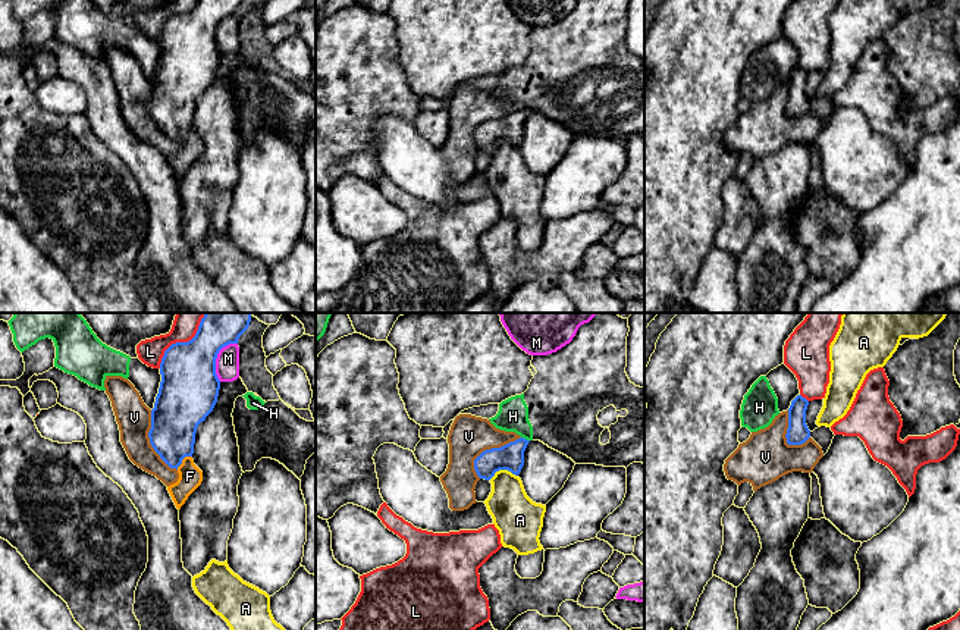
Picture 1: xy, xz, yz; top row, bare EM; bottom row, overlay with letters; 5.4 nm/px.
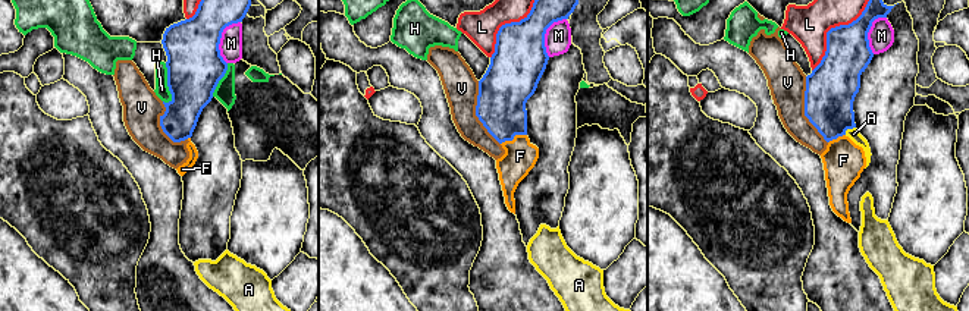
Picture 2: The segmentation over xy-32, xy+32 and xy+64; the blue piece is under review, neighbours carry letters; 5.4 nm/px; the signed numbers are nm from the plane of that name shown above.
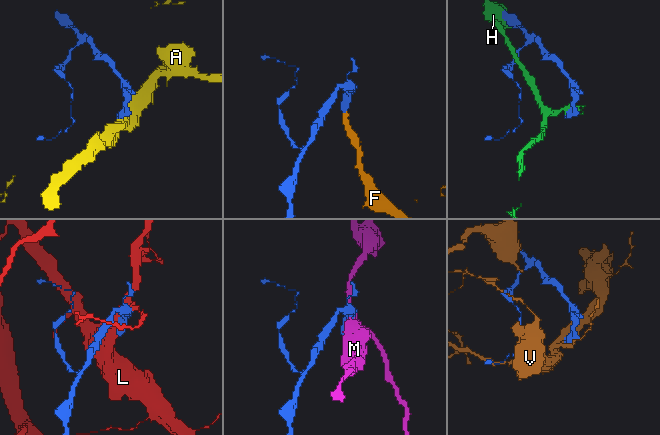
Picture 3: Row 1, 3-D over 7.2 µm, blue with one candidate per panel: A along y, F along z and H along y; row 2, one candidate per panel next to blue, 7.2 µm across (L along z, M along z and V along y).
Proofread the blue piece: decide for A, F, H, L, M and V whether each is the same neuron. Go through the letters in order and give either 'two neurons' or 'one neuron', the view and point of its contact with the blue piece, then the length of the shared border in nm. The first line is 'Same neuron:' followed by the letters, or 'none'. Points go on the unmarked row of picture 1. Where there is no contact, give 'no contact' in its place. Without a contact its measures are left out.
Same neuron: F
A: two neurons; contact xz (502, 140); length 160 nm
F: one neuron; contact xy (182, 129); length 120 nm
H: two neurons; contact xz (526, 110); length 50 nm
L: two neurons; contact xy (173, 15); length 300 nm
M: two neurons; contact xy (216, 28); length 240 nm
V: two neurons; contact xy (150, 113); length 360 nm

